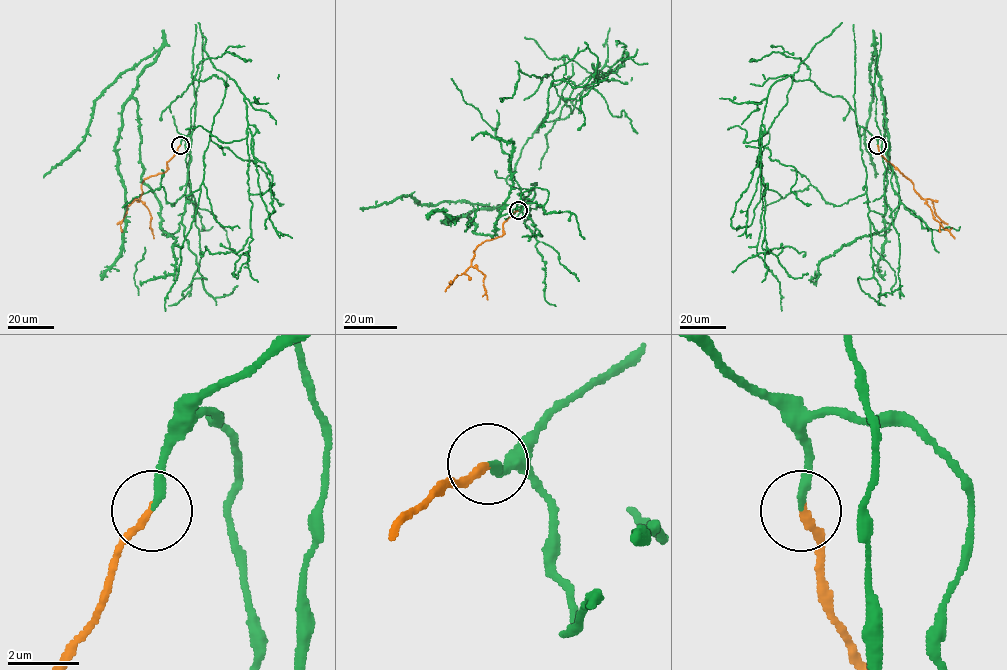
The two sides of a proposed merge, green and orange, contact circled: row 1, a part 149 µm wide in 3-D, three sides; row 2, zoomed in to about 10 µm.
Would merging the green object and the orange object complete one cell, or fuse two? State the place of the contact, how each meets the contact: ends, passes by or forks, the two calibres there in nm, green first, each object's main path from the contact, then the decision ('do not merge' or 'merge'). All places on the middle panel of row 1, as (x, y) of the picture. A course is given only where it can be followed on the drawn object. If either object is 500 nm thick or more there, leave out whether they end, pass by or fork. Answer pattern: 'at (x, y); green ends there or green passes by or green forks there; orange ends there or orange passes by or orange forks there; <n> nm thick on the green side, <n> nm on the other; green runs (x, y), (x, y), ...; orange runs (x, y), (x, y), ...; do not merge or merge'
at (518, 210); green ends there; orange ends there; 240 nm thick on the green side, 200 nm on the other; green runs (518, 210), (532, 189), (491, 235), (463, 215), (486, 205), (408, 195), (360, 207); orange runs (518, 210), (504, 223), (501, 236), (483, 242), (473, 251), (471, 266), (484, 275), (487, 299); merge

